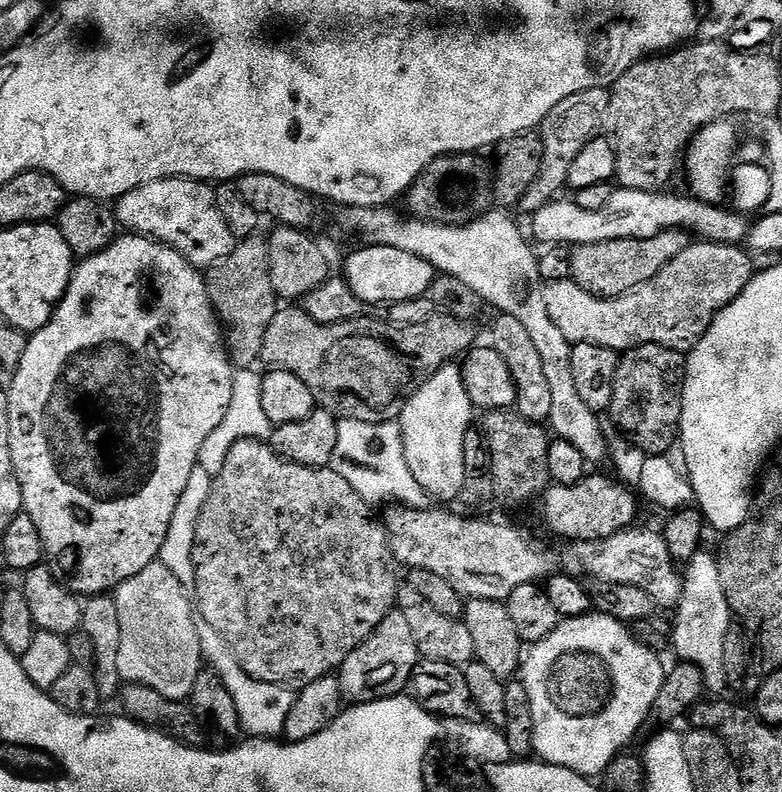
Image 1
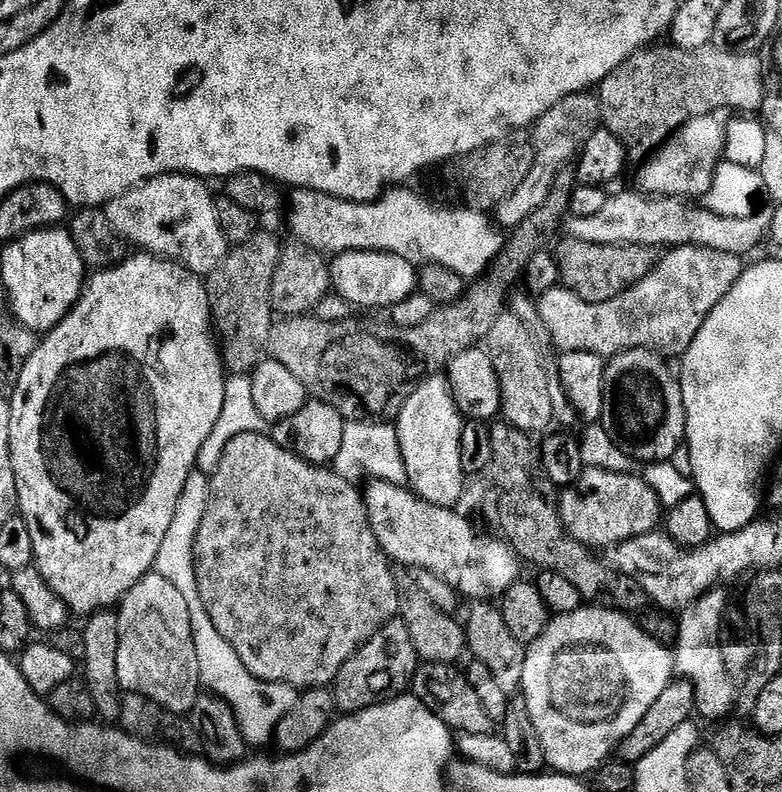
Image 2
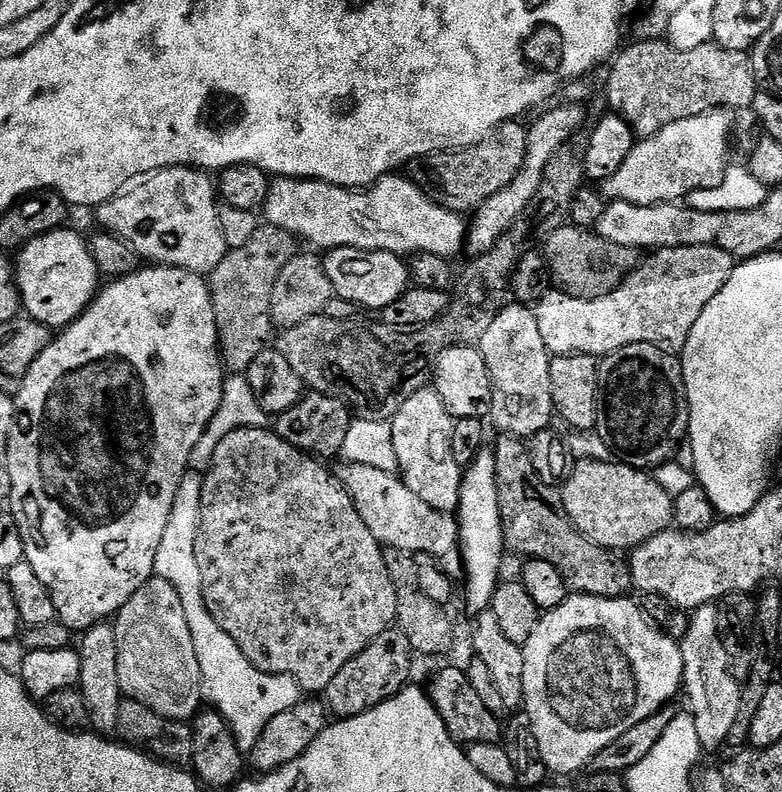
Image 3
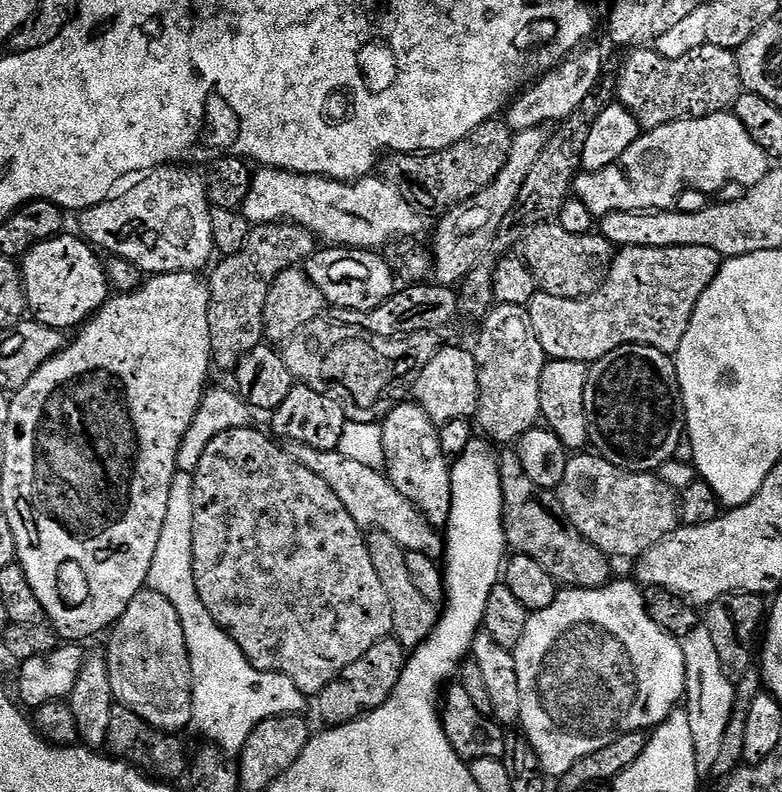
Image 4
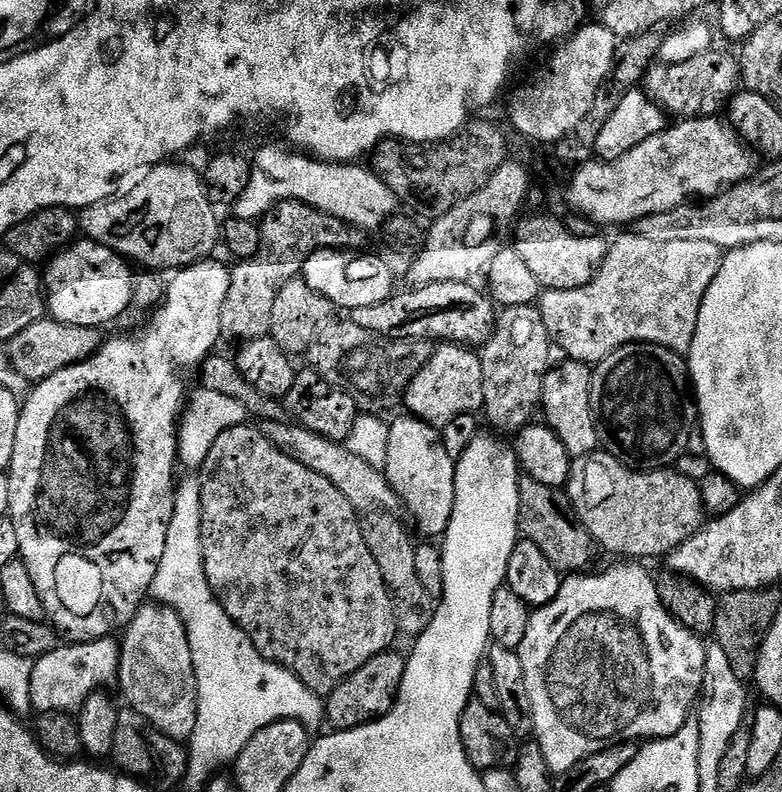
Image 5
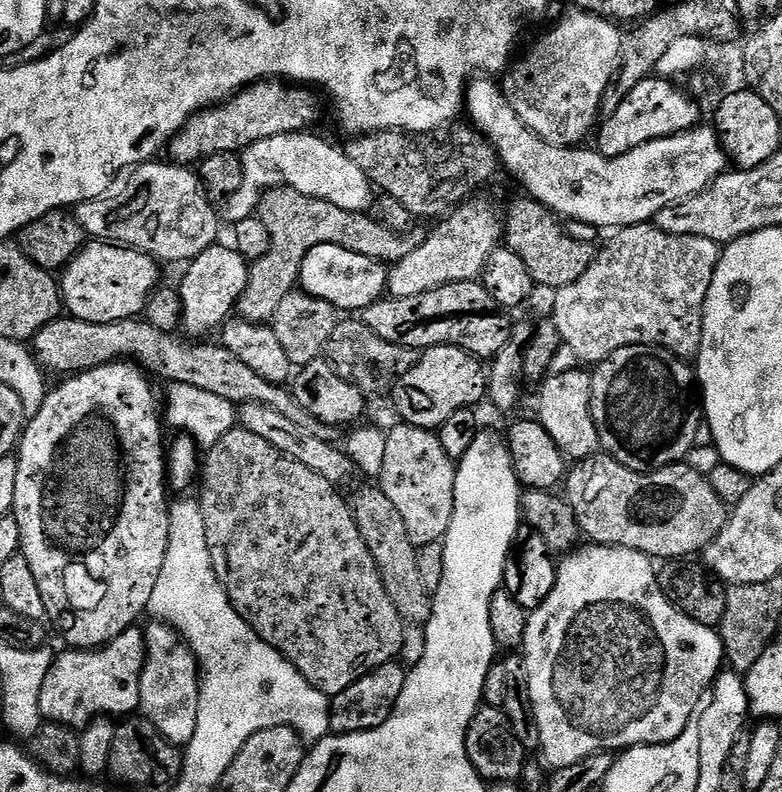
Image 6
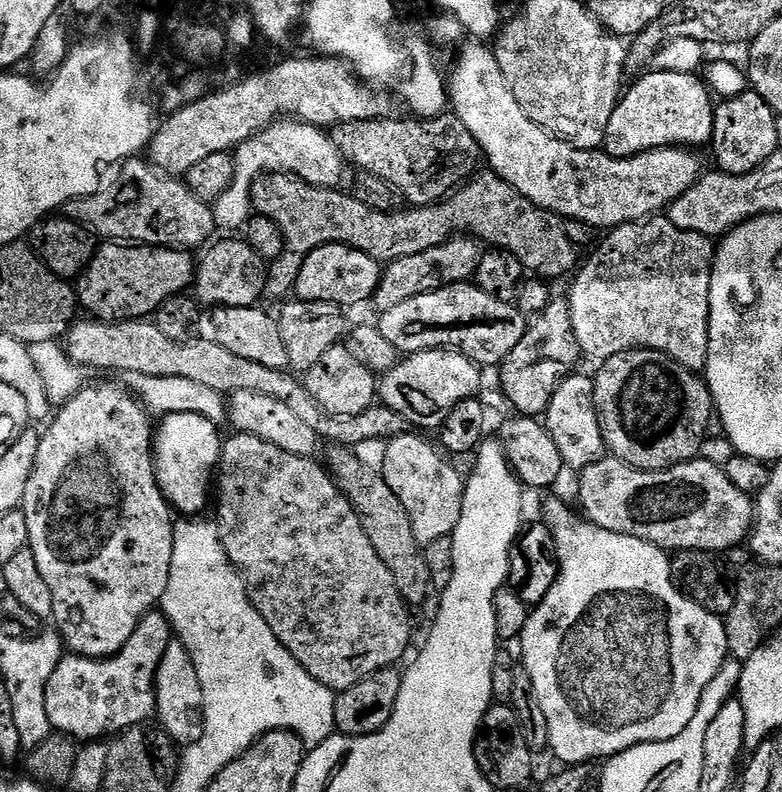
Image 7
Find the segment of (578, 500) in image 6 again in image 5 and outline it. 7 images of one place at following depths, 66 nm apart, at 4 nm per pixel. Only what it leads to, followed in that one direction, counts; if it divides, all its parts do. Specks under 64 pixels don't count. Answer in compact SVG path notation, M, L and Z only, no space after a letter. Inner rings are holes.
M603 450L588 456L577 456L572 462L572 473L566 485L566 493L572 499L571 511L581 522L595 543L613 552L616 558L644 558L640 556L667 557L682 542L699 532L706 523L706 513L700 485L695 479L683 476L676 470L637 470L628 468Z

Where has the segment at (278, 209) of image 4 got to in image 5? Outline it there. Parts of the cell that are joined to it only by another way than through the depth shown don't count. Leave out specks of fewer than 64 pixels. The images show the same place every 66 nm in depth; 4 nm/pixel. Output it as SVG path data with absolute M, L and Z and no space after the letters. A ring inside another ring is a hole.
M307 155L304 160L290 158L274 162L258 162L252 169L250 186L234 206L237 220L259 221L281 200L301 200L312 208L322 210L334 218L356 228L383 229L384 224L398 212L396 195L386 187L376 173L356 162L329 162Z

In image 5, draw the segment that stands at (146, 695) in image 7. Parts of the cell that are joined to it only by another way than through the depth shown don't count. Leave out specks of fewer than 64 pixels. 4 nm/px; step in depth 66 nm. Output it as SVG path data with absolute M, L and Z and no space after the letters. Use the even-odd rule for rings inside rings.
M107 636L91 640L88 644L65 643L57 646L50 654L40 656L32 665L30 698L37 713L79 713L83 704L95 692L106 685L117 683L120 674L121 641Z

